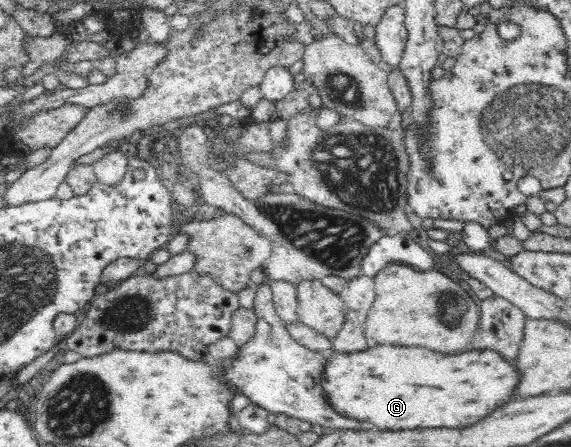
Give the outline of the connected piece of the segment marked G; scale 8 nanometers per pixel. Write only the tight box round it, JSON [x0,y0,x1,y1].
[320,345,518,431]

